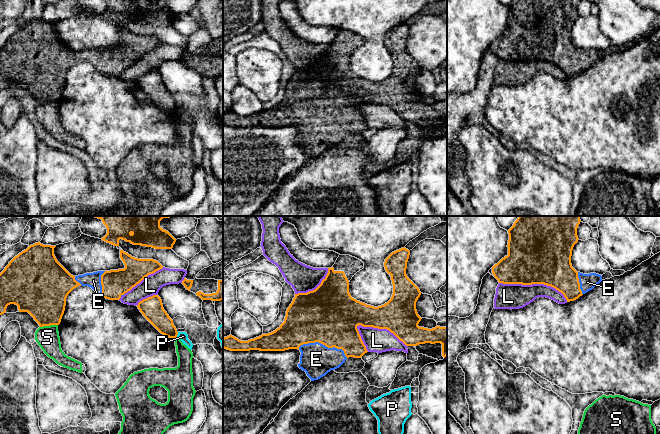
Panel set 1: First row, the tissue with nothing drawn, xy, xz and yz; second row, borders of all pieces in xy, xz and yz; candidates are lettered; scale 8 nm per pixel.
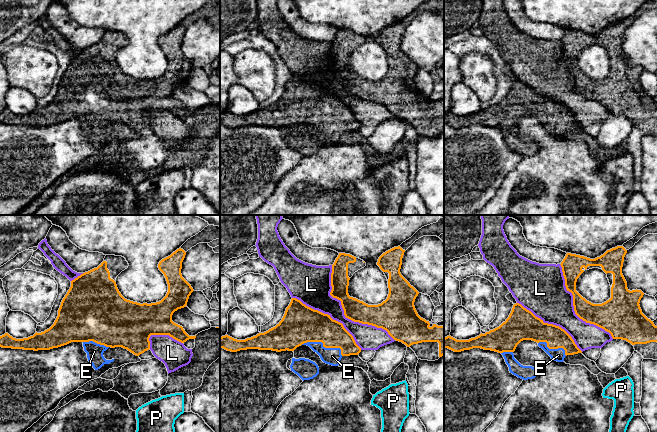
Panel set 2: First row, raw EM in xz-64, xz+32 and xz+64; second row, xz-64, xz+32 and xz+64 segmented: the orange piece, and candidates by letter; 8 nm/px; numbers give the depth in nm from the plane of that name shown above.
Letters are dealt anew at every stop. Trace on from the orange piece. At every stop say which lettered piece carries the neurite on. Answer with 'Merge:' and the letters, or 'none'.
Merge: E

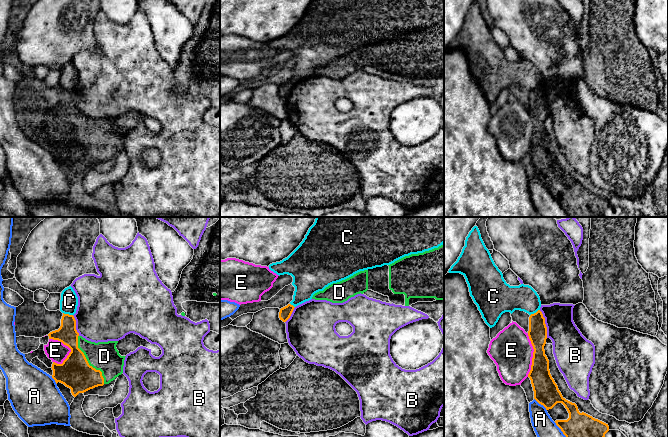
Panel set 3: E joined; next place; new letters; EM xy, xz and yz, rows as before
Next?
Merge: D

